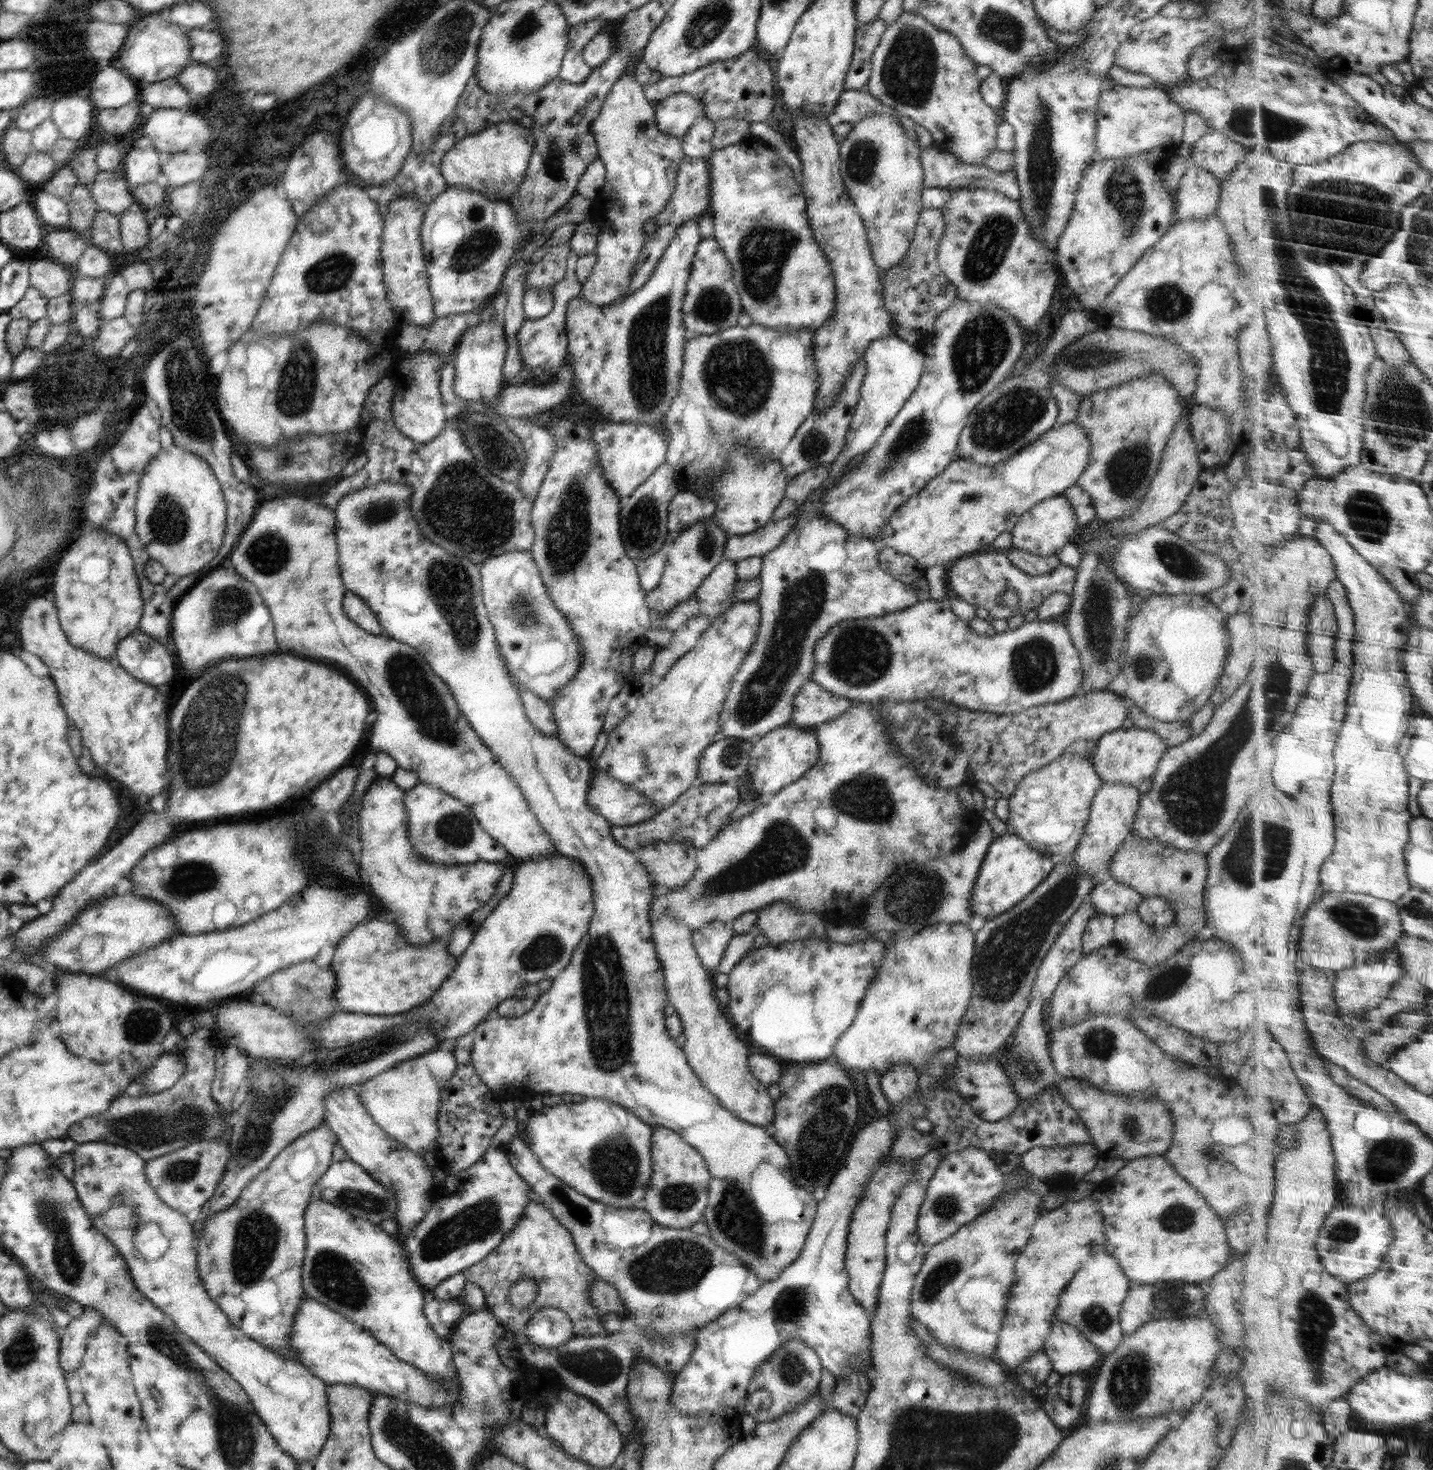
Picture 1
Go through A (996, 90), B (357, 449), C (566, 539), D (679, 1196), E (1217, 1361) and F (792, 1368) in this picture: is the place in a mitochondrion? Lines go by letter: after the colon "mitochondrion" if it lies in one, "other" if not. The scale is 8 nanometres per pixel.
A: other
B: other
C: mitochondrion
D: mitochondrion
E: other
F: mitochondrion

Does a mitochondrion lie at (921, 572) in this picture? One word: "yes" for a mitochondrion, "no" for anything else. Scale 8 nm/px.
no

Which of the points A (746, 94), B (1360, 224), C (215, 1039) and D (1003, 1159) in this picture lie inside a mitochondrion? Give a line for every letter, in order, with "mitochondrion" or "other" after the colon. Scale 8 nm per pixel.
A: other
B: mitochondrion
C: other
D: other

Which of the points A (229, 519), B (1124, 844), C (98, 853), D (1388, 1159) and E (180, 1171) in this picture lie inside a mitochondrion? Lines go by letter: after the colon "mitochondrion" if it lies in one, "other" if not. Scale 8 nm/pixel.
A: other
B: other
C: other
D: mitochondrion
E: mitochondrion

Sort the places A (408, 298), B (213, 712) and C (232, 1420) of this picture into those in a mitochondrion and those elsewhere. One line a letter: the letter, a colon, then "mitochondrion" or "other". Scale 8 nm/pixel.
A: other
B: mitochondrion
C: mitochondrion

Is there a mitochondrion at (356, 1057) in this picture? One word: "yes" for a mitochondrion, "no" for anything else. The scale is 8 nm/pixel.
yes

